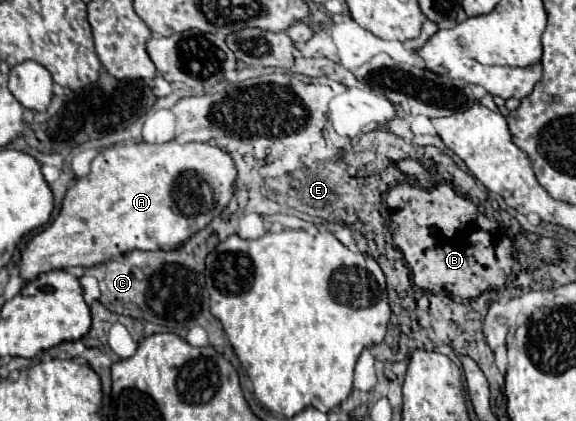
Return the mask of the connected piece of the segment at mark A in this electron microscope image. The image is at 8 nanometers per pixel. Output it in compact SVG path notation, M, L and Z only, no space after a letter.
M131 140L125 144L109 146L93 158L89 174L77 178L75 186L67 190L63 208L59 210L51 226L47 226L27 242L19 264L21 276L25 280L35 280L39 274L55 268L89 268L135 248L173 250L193 234L203 230L215 218L215 214L219 216L225 210L235 192L235 180L237 170L231 156L223 148L211 146L209 142L181 144L177 140L169 140L165 144L147 144Z

